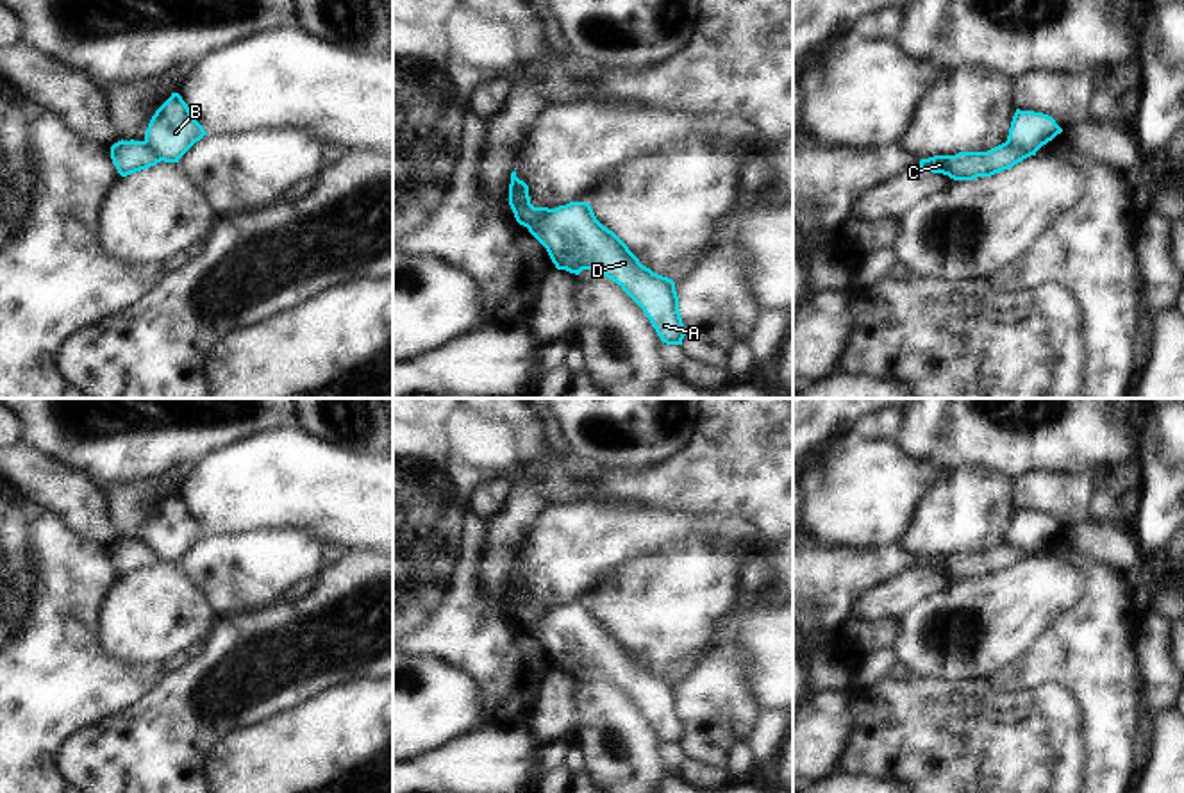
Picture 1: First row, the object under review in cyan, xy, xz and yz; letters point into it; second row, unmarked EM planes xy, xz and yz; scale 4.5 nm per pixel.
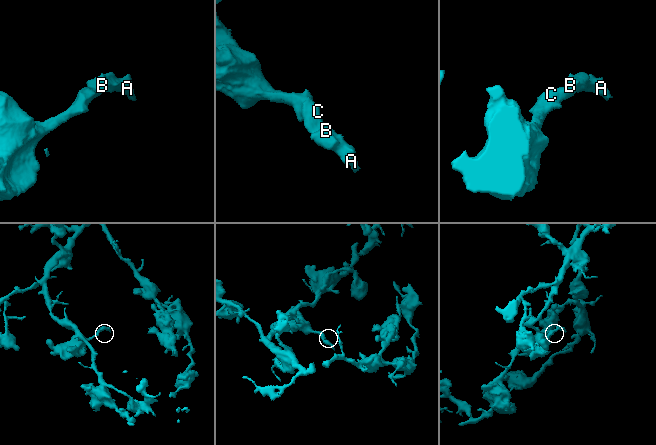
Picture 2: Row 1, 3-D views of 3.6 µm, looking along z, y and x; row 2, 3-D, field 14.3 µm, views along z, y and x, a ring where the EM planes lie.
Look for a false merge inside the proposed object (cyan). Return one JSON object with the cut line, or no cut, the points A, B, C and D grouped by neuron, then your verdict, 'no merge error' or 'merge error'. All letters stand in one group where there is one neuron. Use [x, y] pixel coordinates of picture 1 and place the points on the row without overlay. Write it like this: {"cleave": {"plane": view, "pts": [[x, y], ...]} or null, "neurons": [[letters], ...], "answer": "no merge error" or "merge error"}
{"cleave": {"plane": "xz", "pts": [[552, 609], [541, 624], [529, 629]]}, "neurons": [["A", "B", "D"], ["C"]], "answer": "merge error"}

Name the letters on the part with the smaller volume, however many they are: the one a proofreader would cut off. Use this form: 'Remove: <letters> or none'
Remove: A, B, D.

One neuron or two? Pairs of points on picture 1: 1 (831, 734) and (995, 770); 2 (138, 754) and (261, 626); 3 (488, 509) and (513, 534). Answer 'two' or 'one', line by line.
1: two
2: one
3: two

